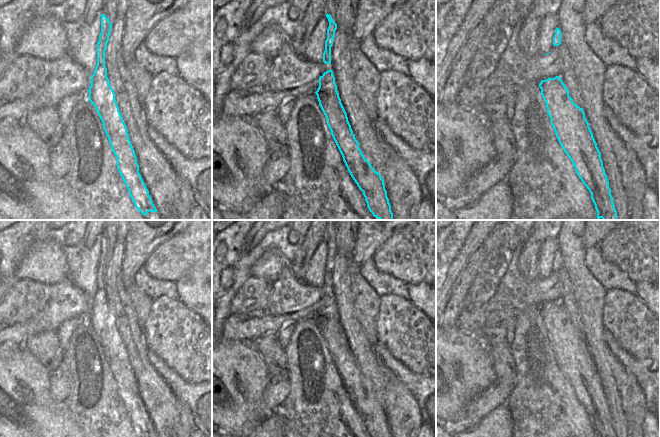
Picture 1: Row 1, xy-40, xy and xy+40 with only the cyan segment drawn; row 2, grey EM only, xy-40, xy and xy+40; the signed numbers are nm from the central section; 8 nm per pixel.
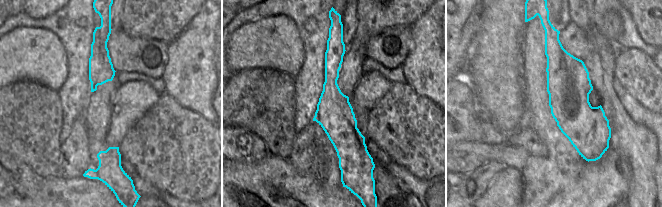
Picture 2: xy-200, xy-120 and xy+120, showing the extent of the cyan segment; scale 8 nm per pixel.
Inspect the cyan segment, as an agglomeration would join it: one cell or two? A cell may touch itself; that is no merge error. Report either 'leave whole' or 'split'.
split

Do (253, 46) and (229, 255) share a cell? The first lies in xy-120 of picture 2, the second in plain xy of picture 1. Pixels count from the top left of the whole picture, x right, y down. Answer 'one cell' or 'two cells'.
two cells

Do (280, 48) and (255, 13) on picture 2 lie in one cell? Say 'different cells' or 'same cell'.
different cells

